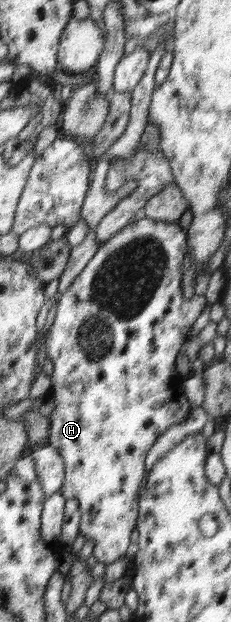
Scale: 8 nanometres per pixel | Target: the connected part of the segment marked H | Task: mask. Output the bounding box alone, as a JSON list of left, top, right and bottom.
[45,216,208,565]

